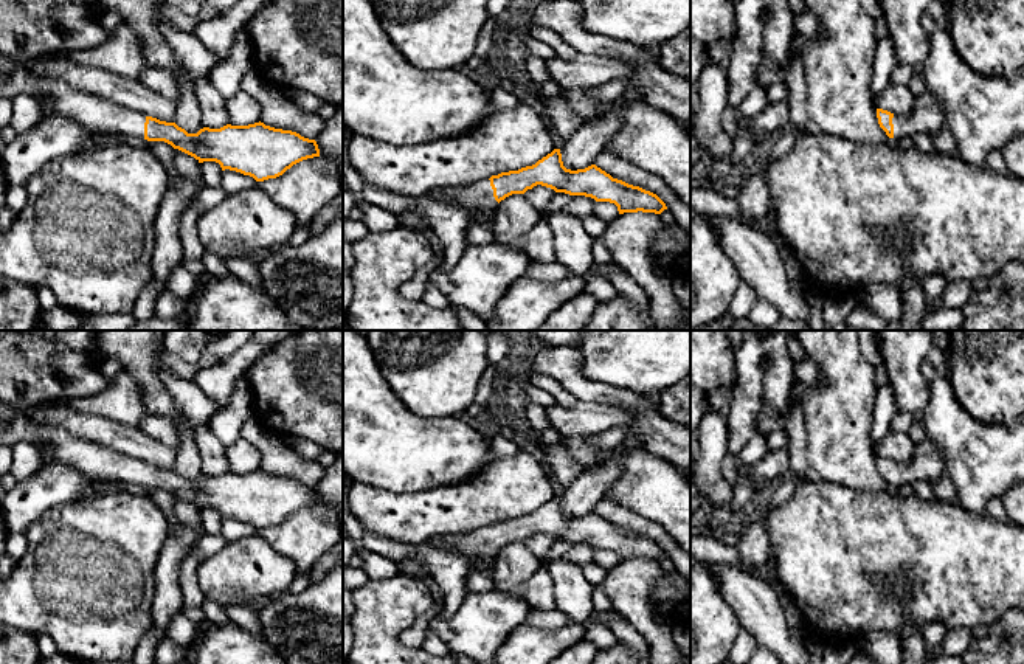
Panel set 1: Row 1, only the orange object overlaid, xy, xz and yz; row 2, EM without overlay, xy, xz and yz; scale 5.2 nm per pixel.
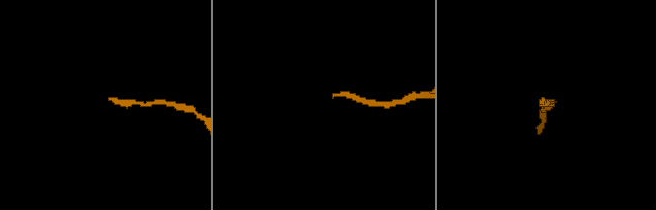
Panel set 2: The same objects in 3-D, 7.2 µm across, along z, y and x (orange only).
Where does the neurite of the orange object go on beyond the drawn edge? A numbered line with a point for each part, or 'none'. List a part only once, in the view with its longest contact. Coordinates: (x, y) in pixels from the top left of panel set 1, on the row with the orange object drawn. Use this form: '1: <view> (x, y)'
1: xz (478, 197)

